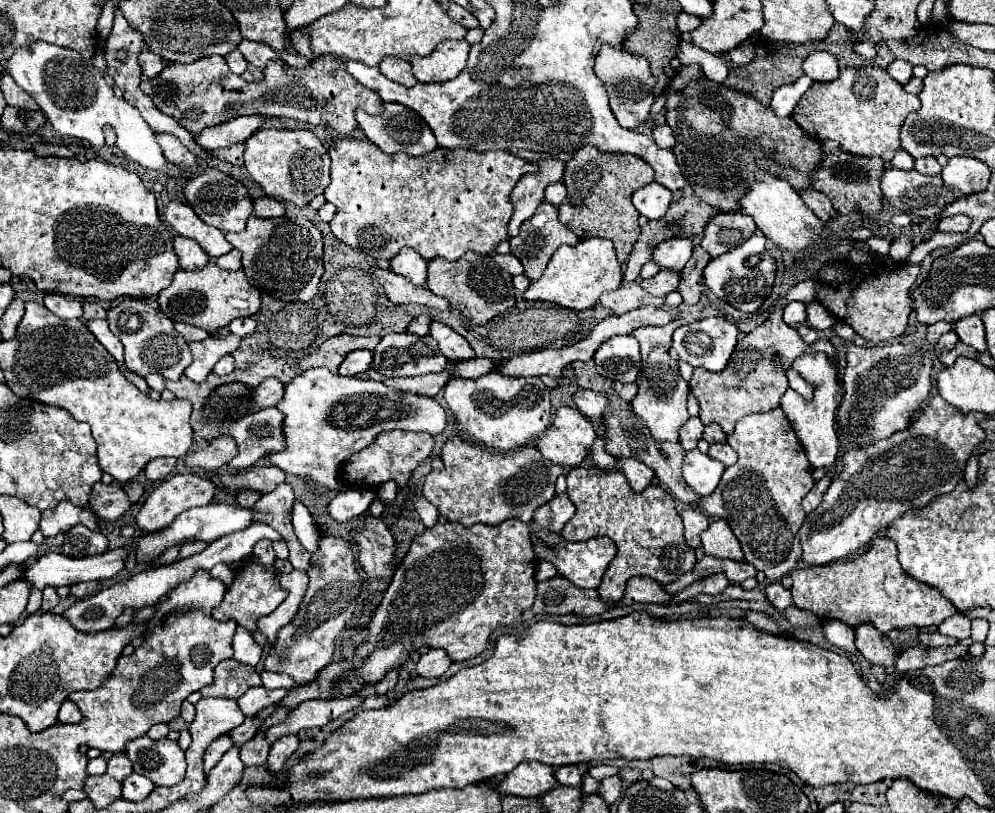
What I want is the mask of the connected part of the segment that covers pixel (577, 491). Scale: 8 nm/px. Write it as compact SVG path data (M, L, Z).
M573 468L567 474L567 494L577 506L575 516L561 530L565 540L589 540L607 536L617 544L617 556L609 564L601 586L599 598L605 604L615 604L623 598L627 580L633 576L649 576L661 584L675 582L695 566L695 550L683 540L683 522L675 510L673 498L659 486L649 486L641 494L633 492L621 472L601 474L595 468Z

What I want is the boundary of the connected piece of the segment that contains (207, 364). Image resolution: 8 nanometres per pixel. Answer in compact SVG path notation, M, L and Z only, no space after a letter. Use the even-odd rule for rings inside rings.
M211 334L209 338L201 340L201 342L191 342L189 348L193 352L193 362L191 366L185 370L185 376L193 382L203 382L213 366L219 362L219 358L223 358L225 354L231 354L239 348L239 336L227 334L227 336L217 336Z

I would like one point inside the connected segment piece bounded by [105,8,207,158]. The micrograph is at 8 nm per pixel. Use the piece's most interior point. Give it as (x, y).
(124, 45)

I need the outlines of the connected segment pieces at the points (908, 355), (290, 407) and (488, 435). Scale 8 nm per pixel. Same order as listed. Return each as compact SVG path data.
M937 322L927 328L927 340L921 344L891 342L873 348L859 348L855 344L847 346L843 398L837 408L837 430L843 450L871 446L873 442L889 438L891 434L909 426L909 422L925 406L931 392L933 346L937 344L939 336L949 330L953 330L953 324Z
M313 368L295 376L285 388L285 396L277 408L281 408L285 414L283 430L287 450L269 454L269 462L279 466L283 472L309 476L333 494L339 492L337 468L347 454L363 450L381 432L391 432L397 428L439 436L449 424L447 410L435 398L405 394L385 386L383 382L361 376L343 378L325 368Z
M491 372L477 380L453 378L453 382L445 386L443 396L457 426L463 430L463 436L481 446L495 448L497 452L511 452L525 446L551 424L549 388L541 378L515 378L501 372Z

